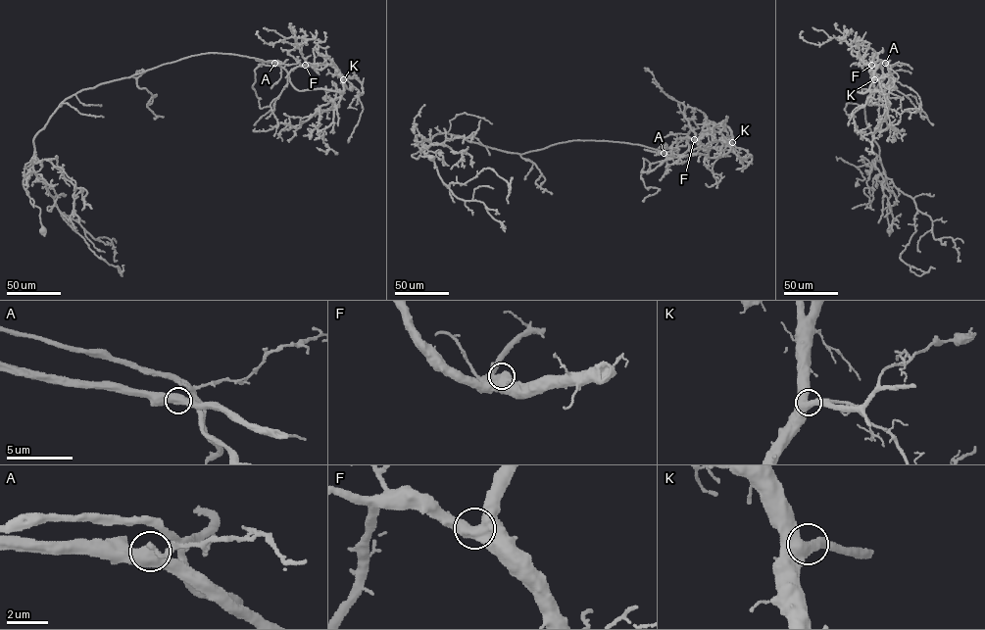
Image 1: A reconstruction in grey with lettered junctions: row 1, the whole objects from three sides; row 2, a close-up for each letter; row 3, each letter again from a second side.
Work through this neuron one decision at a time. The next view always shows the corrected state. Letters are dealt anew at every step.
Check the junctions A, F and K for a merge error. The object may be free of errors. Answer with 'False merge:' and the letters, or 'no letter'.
False merge: A

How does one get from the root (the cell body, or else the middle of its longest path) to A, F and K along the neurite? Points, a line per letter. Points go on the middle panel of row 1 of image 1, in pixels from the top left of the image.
A: (432, 157), (412, 155), (422, 149), (423, 141), (446, 132), (520, 154), (577, 140), (642, 145), (664, 153)
F: (432, 157), (412, 155), (446, 132), (520, 154), (582, 140), (676, 157), (711, 128), (732, 136), (694, 139)
K: (432, 157), (412, 155), (446, 132), (520, 154), (582, 140), (642, 145), (678, 157), (722, 125), (732, 142)

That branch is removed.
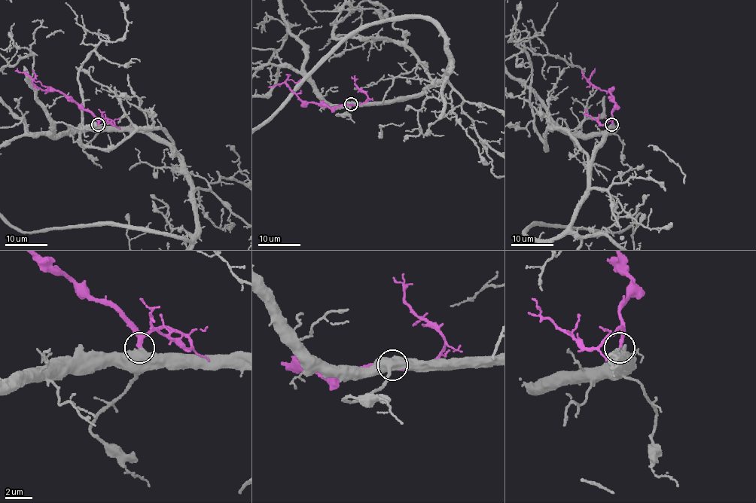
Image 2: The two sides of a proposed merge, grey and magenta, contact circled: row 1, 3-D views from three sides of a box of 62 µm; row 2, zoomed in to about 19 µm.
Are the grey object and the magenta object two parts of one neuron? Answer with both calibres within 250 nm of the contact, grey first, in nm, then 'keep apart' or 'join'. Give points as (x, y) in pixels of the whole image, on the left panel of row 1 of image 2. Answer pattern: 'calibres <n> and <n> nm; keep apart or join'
calibres 650 and 240 nm; join

